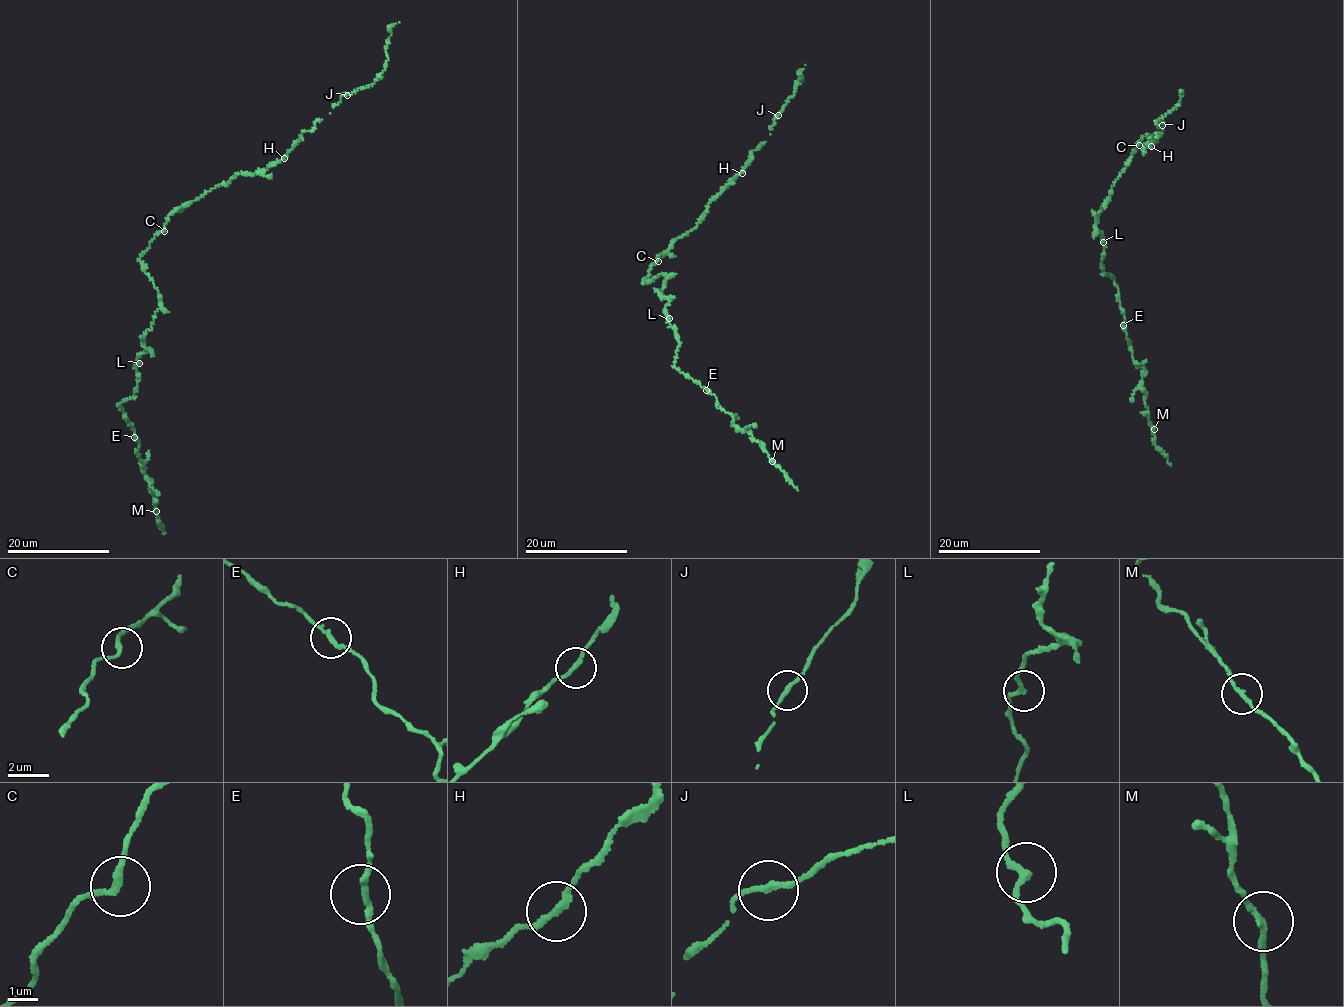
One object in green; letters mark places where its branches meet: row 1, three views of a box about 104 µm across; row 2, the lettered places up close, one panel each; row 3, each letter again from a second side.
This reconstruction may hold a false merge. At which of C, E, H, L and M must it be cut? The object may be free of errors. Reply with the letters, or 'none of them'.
none of them

